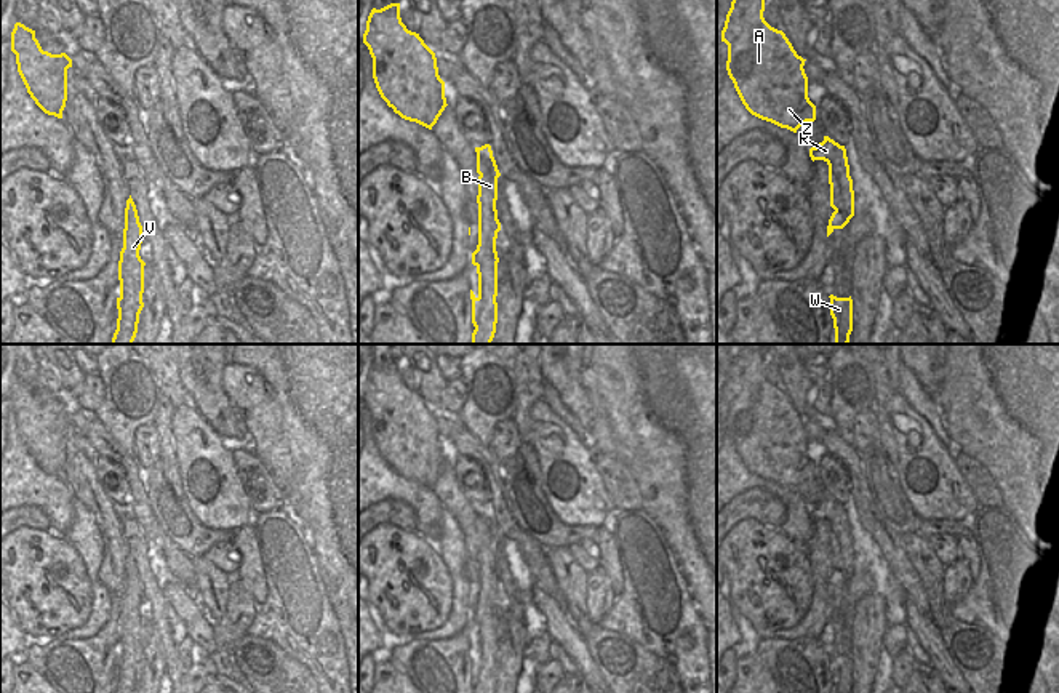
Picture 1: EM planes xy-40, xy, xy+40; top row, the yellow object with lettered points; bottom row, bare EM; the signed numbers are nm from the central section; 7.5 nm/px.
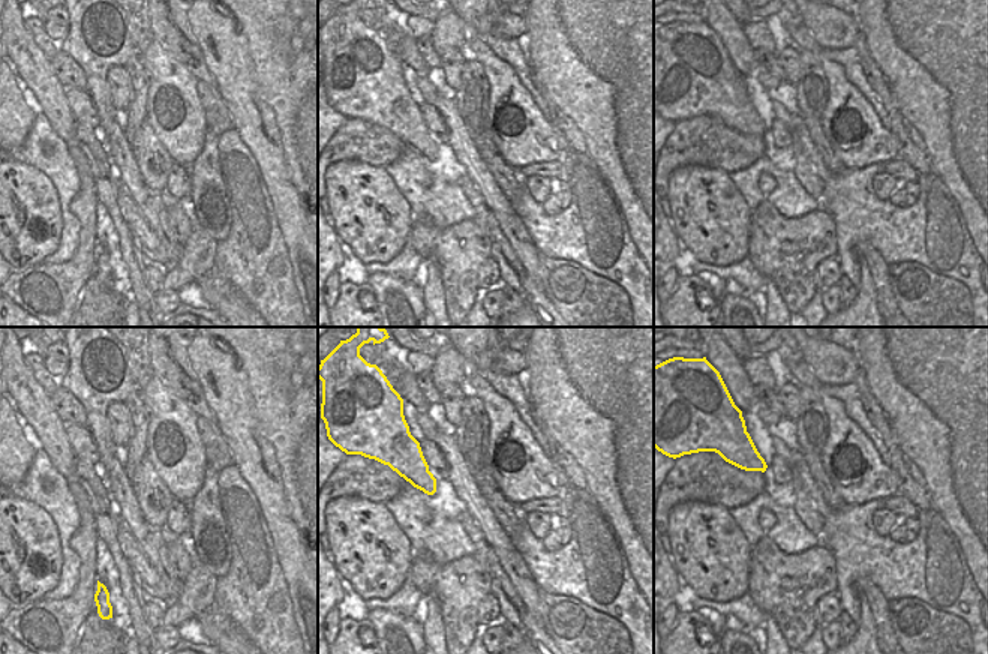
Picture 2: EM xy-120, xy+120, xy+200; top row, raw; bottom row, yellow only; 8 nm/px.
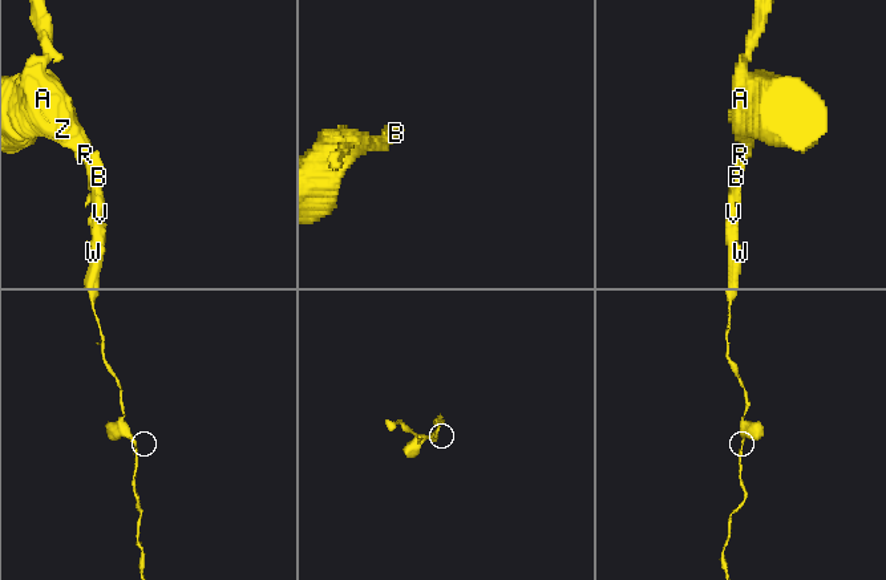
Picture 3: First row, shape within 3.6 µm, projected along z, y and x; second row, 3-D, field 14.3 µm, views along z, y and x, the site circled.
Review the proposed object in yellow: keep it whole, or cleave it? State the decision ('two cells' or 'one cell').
one cell

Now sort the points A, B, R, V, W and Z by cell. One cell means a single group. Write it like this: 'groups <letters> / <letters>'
groups A B R V W Z

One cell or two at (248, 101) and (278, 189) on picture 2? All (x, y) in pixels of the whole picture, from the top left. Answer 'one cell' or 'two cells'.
one cell

